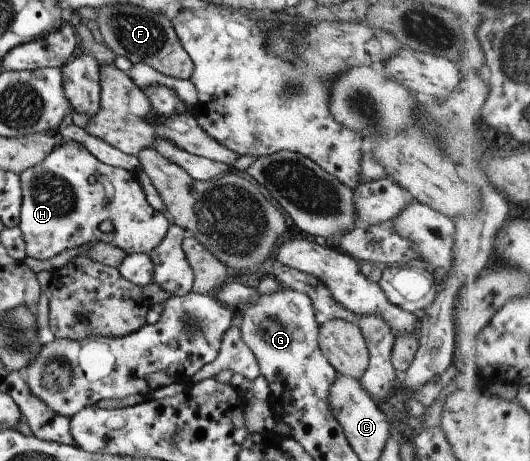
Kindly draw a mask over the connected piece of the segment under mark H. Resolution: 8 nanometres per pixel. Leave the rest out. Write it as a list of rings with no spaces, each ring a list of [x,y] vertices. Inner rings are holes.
[[[59,142],[42,163],[22,171],[19,177],[23,199],[18,227],[26,255],[36,260],[48,260],[64,250],[99,242],[112,243],[128,255],[150,253],[171,225],[148,204],[142,175],[102,164],[79,142]],[[106,220],[112,222],[113,229],[104,233],[99,226]]]

